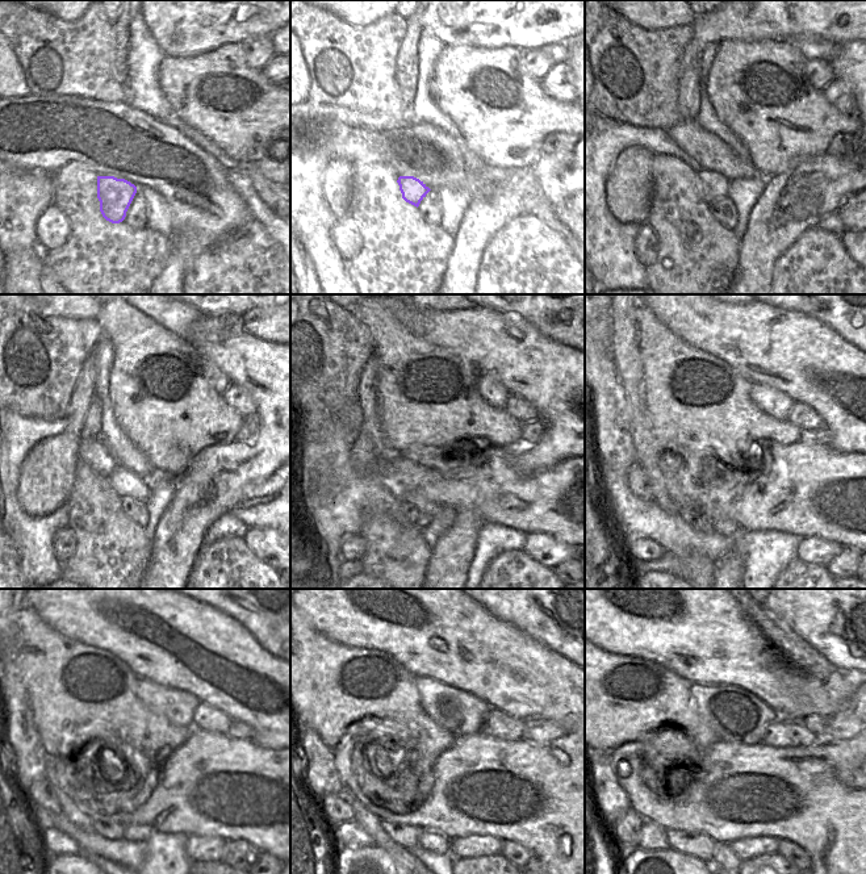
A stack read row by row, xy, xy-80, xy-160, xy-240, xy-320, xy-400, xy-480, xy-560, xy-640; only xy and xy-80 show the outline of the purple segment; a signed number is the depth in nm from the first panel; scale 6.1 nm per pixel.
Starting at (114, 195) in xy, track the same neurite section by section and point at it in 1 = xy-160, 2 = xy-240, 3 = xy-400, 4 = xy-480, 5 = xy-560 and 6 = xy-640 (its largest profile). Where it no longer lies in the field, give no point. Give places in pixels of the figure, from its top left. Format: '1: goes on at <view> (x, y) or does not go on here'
1: goes on at xy-160 (712, 185)
2: goes on at xy-240 (125, 484)
3: goes on at xy-400 (723, 527)
4: goes on at xy-480 (137, 789)
5: goes on at xy-560 (411, 790)
6: goes on at xy-640 (723, 856)

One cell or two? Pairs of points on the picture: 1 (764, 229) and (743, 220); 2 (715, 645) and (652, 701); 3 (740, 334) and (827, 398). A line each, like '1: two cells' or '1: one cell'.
1: two cells
2: two cells
3: one cell

